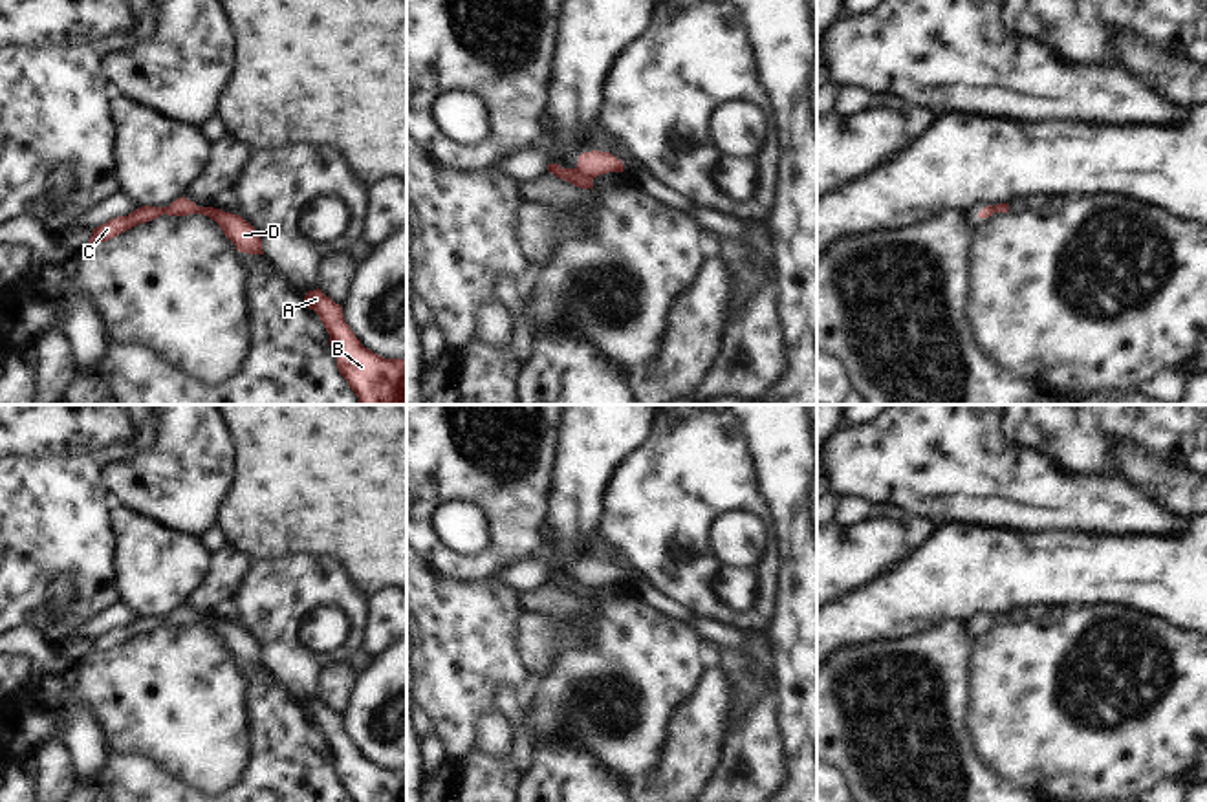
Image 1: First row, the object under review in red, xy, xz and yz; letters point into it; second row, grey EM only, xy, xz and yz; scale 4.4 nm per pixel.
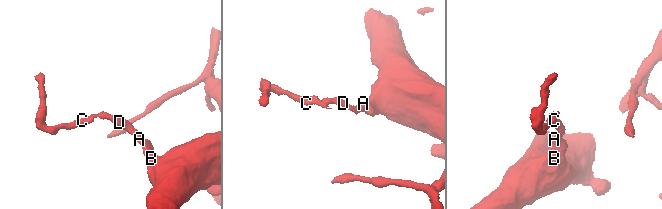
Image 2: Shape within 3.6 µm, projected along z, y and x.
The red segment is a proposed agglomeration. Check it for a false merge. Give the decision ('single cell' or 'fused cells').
fused cells

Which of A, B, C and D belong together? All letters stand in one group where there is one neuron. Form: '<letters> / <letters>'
A B D / C

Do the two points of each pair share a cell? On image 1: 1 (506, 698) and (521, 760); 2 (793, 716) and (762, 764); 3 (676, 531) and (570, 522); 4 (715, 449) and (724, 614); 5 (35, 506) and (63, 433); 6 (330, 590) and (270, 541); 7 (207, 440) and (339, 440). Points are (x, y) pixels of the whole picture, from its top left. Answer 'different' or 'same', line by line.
1: same
2: different
3: different
4: same
5: different
6: different
7: different

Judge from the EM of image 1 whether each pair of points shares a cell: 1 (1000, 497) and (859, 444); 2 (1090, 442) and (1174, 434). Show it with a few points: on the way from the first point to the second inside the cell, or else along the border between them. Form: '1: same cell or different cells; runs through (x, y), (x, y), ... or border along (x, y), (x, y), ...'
1: same cell; runs through (966, 471), (942, 456), (894, 456)
2: same cell; runs through (1110, 433), (1154, 433)

